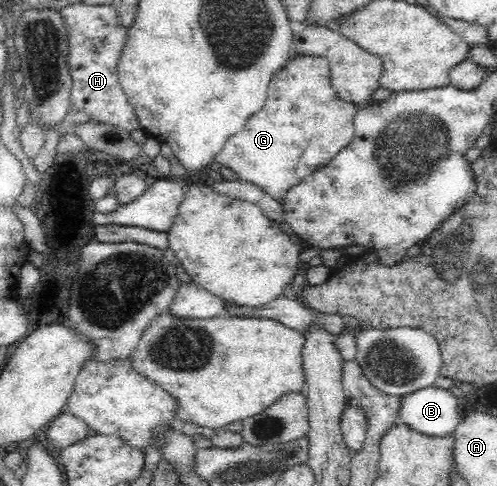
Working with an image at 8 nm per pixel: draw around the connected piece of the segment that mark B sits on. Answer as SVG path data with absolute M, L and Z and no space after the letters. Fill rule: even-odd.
M433 385L401 395L399 419L423 435L443 437L455 431L457 396L446 388Z

